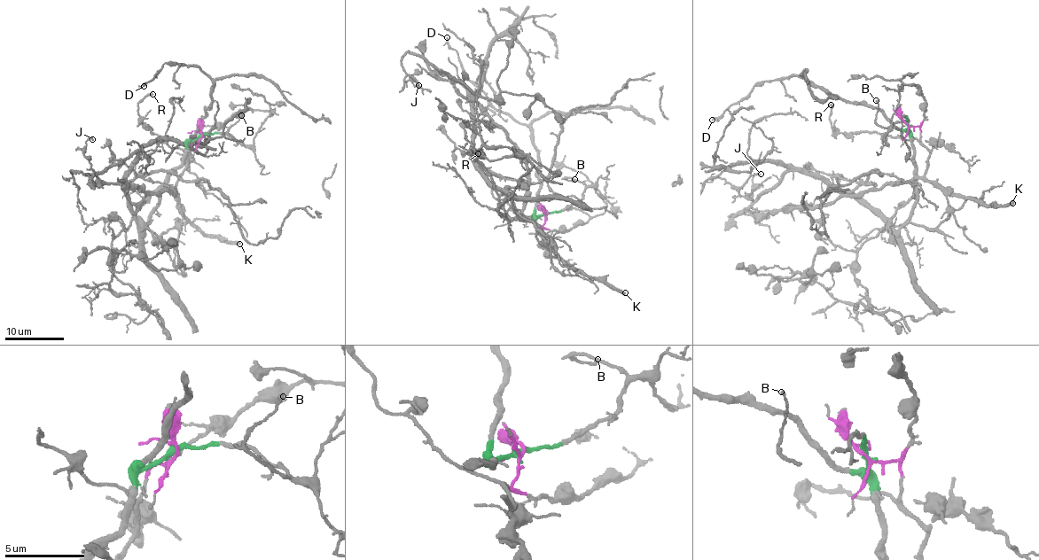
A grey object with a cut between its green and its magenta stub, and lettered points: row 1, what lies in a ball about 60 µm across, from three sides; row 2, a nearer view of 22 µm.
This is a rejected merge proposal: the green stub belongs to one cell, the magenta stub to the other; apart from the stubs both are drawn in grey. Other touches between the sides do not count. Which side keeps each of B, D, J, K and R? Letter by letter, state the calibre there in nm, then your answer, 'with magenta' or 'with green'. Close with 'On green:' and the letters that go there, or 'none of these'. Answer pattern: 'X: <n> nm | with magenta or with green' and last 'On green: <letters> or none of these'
B: 160 nm | with green
D: 130 nm | with green
J: 130 nm | with magenta
K: 380 nm | with magenta
R: 240 nm | with magenta
On green: B, D

